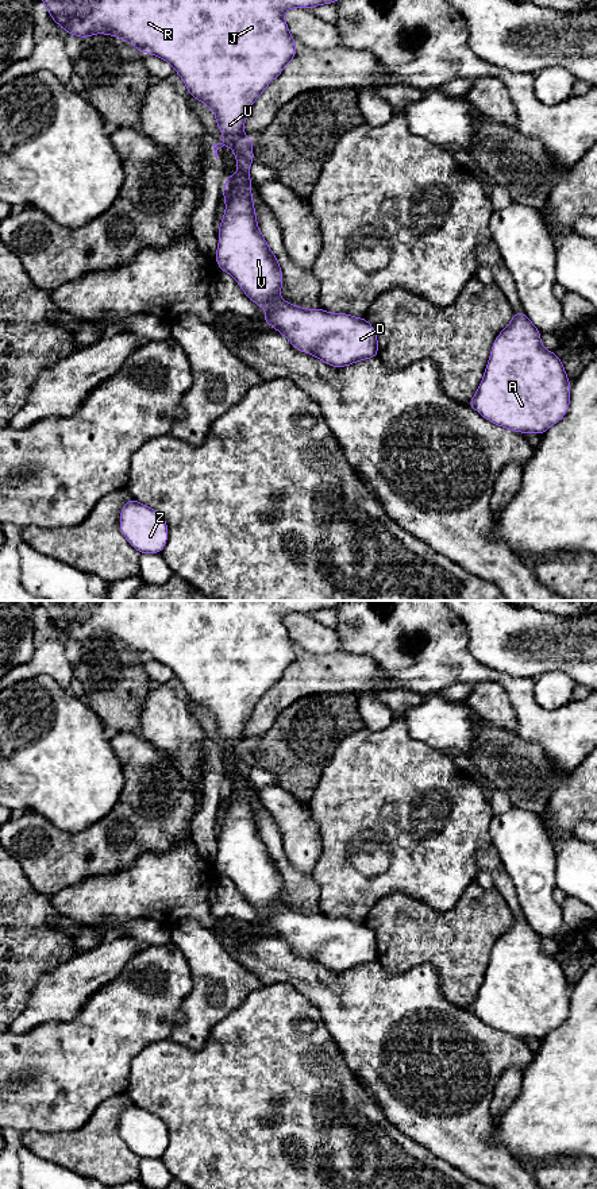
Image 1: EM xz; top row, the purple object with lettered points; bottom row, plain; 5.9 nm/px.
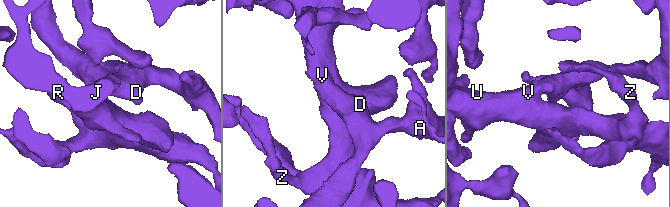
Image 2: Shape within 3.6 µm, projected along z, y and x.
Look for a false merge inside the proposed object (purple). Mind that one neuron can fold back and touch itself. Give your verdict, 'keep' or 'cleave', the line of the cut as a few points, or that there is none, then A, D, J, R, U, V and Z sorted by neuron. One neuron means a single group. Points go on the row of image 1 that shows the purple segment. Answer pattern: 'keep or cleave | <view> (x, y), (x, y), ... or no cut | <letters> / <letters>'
keep | no cut | A D J R U V Z

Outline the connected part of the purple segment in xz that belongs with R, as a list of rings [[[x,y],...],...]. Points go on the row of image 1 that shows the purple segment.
[[[41,0],[49,9],[50,18],[63,32],[88,38],[95,34],[113,35],[132,45],[140,53],[157,55],[169,62],[188,86],[188,94],[203,101],[213,112],[219,131],[226,136],[223,143],[212,144],[217,159],[217,150],[230,146],[236,155],[238,175],[227,175],[222,197],[226,198],[226,213],[222,219],[219,246],[215,260],[222,271],[236,281],[246,296],[267,313],[262,323],[270,324],[288,337],[290,344],[301,352],[321,359],[331,367],[346,367],[355,362],[378,358],[378,340],[374,327],[365,317],[347,313],[330,313],[324,309],[304,309],[280,298],[284,283],[278,259],[262,236],[251,197],[253,182],[249,166],[255,161],[253,139],[243,135],[244,120],[254,101],[277,78],[288,62],[296,57],[297,43],[289,34],[284,12],[288,8],[312,9],[315,5],[334,4],[338,0]]]

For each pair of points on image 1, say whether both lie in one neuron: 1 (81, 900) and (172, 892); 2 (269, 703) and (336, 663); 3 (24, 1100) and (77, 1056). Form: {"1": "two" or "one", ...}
{"1": "one", "2": "one", "3": "one"}

